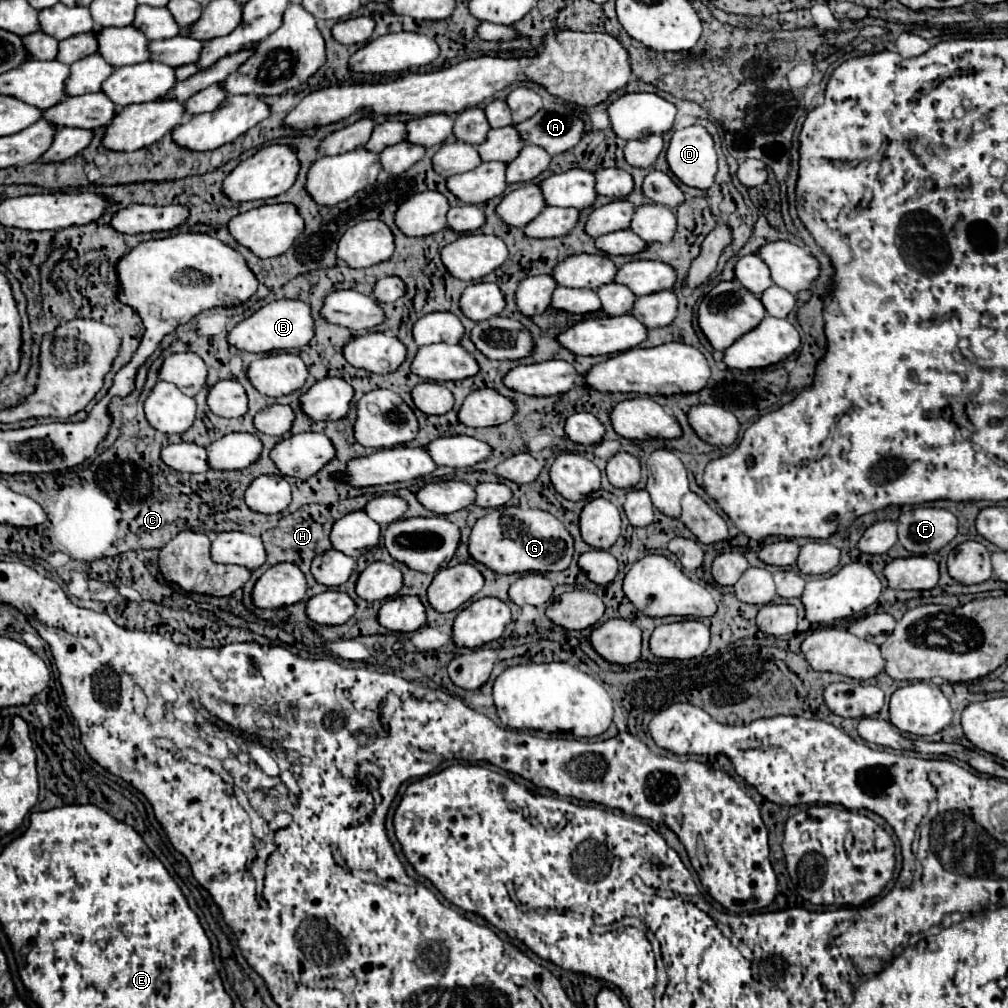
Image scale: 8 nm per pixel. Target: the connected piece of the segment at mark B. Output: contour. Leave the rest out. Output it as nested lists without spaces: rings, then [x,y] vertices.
[[[281,299],[281,301],[273,301],[261,307],[249,319],[241,321],[229,333],[229,343],[249,353],[265,353],[265,351],[275,351],[275,349],[297,349],[297,347],[307,345],[313,339],[313,331],[315,331],[315,321],[311,317],[311,307],[299,299],[293,299],[293,301]]]

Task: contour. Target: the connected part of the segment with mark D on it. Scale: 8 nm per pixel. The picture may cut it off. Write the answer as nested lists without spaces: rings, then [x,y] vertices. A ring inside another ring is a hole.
[[[701,125],[677,129],[667,149],[667,163],[685,185],[709,189],[717,173],[713,137]]]

